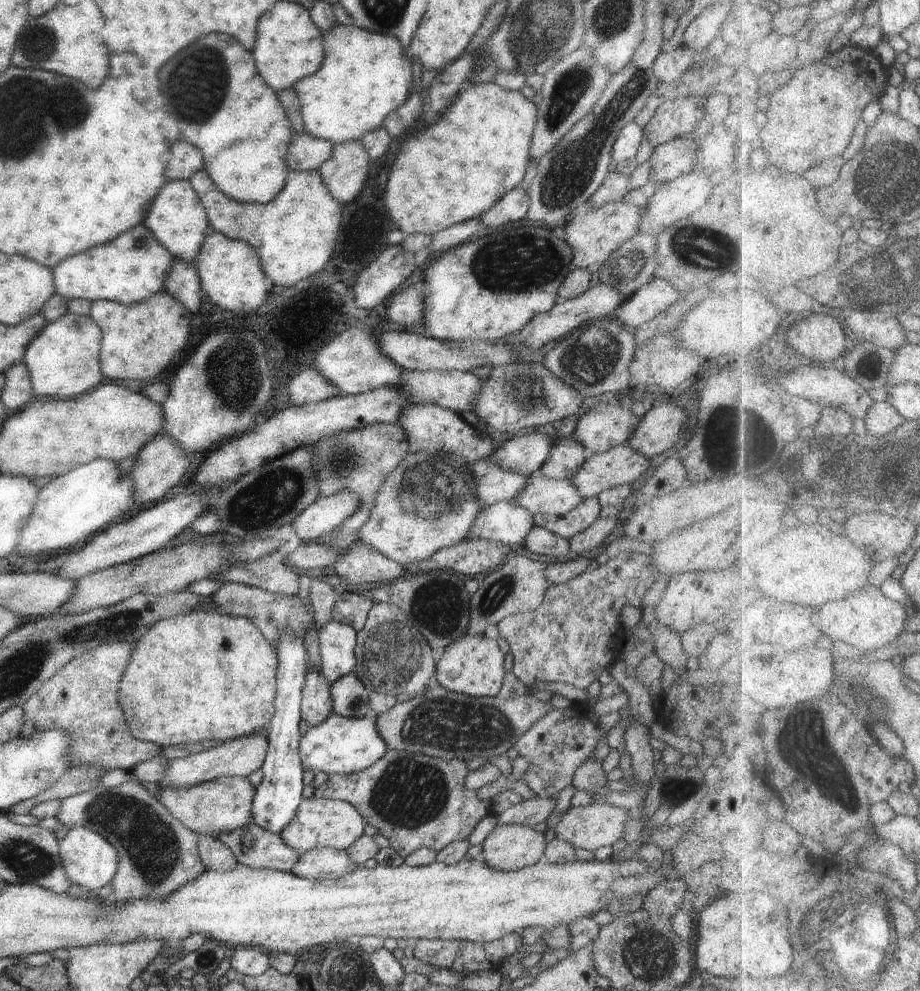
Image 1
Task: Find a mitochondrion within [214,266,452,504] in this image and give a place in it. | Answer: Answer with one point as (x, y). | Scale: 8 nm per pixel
(341, 461)

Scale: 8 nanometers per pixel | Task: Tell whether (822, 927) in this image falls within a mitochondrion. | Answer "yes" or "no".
yes

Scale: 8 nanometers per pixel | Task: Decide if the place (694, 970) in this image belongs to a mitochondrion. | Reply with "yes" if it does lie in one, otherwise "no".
no

